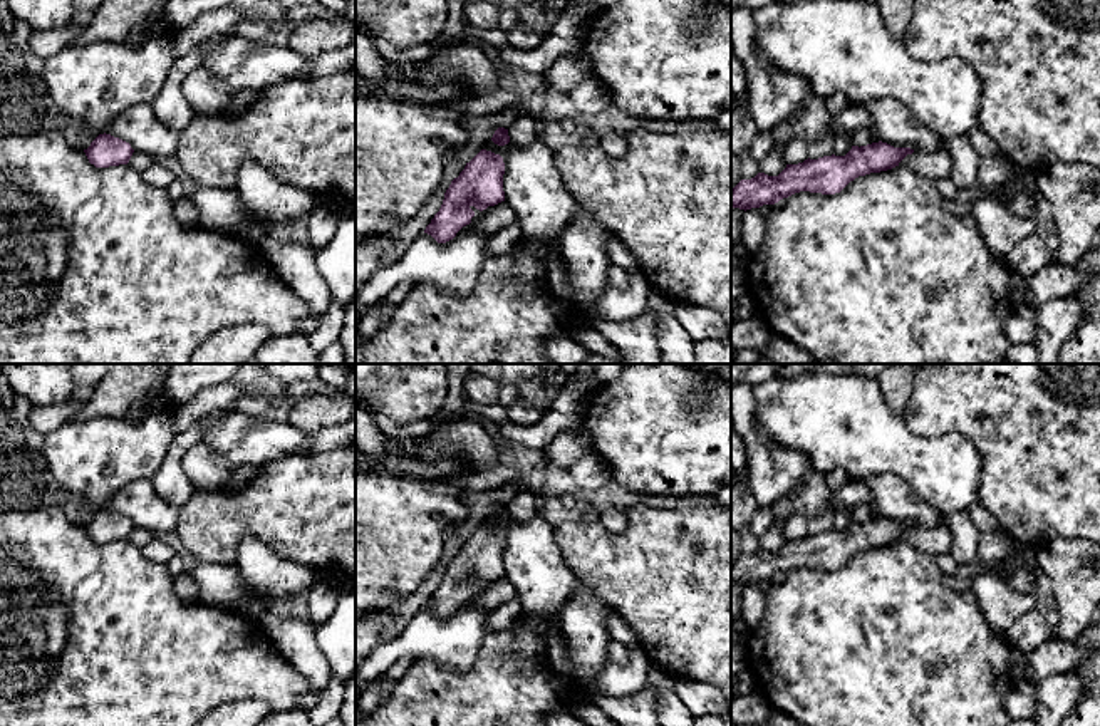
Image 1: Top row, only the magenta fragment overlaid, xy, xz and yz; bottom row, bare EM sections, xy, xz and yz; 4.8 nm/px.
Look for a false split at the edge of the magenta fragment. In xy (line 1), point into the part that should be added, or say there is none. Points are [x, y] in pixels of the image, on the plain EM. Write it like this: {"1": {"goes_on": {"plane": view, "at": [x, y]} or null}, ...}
{"1": {"goes_on": null}}

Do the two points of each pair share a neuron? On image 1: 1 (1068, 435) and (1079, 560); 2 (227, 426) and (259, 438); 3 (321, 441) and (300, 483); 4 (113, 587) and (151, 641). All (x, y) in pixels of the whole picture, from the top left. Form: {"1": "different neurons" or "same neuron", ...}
{"1": "different neurons", "2": "same neuron", "3": "different neurons", "4": "same neuron"}

